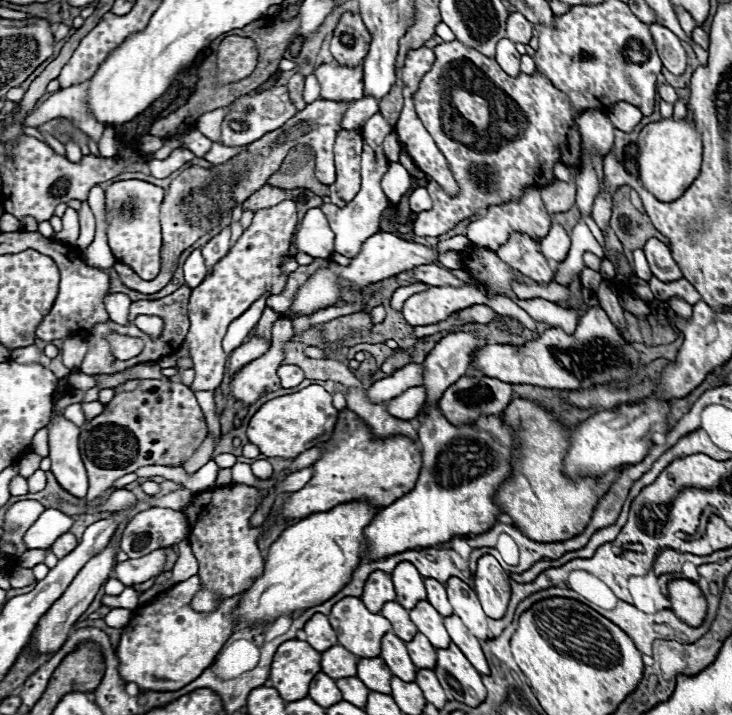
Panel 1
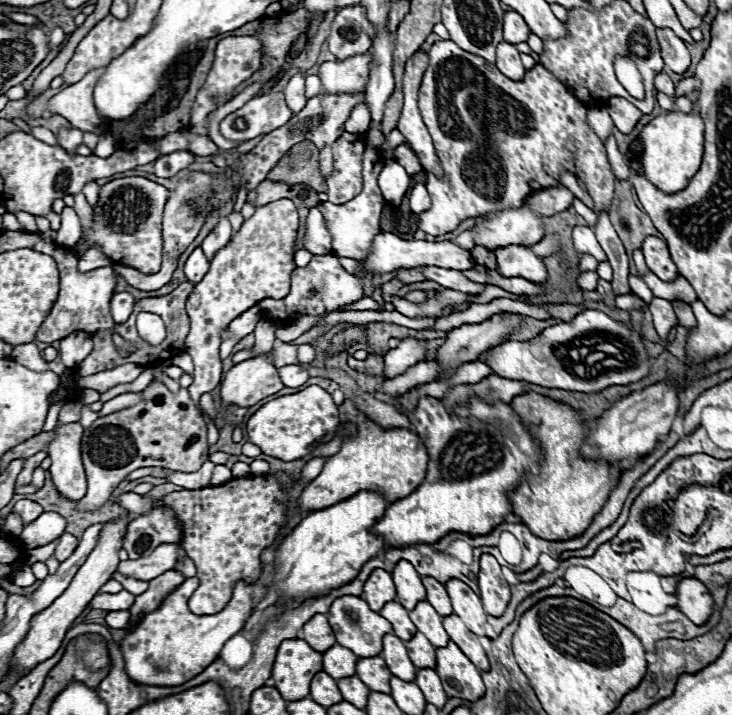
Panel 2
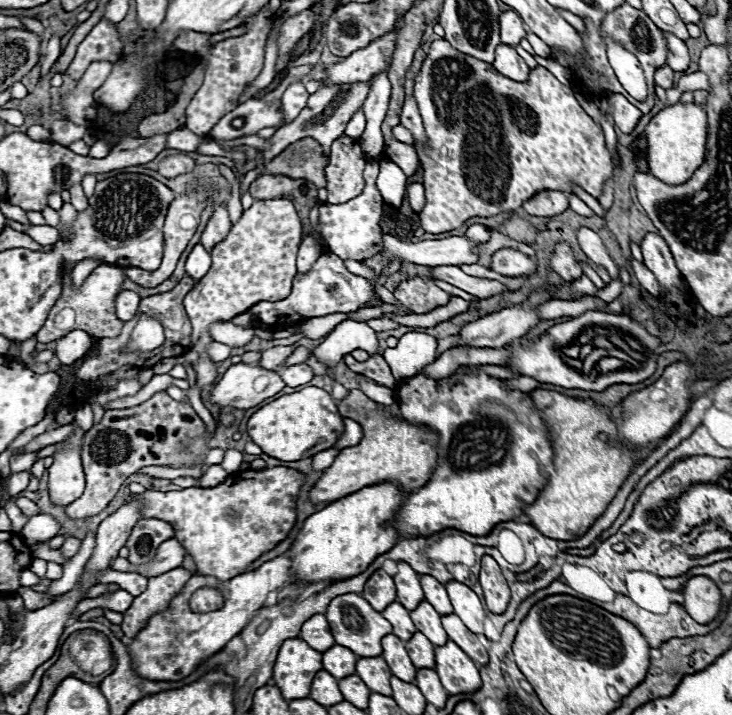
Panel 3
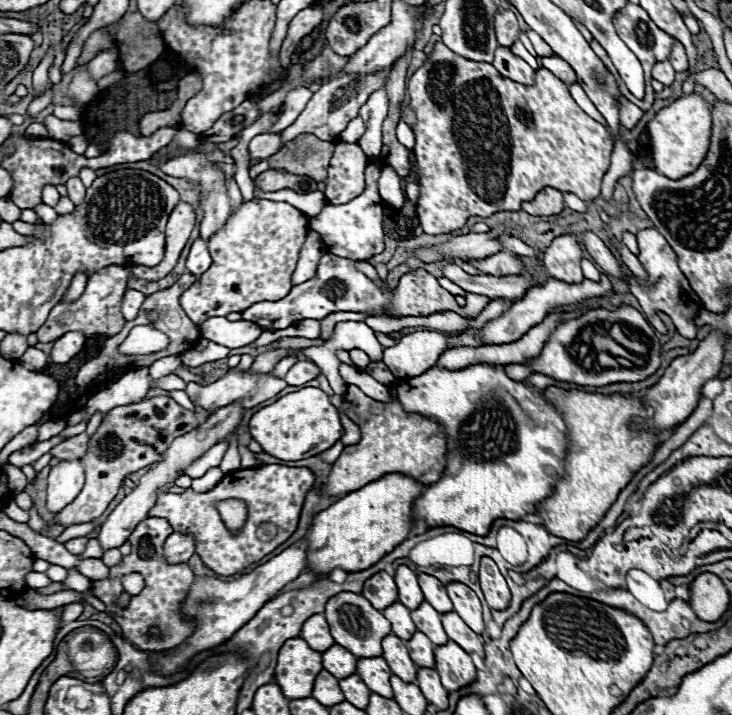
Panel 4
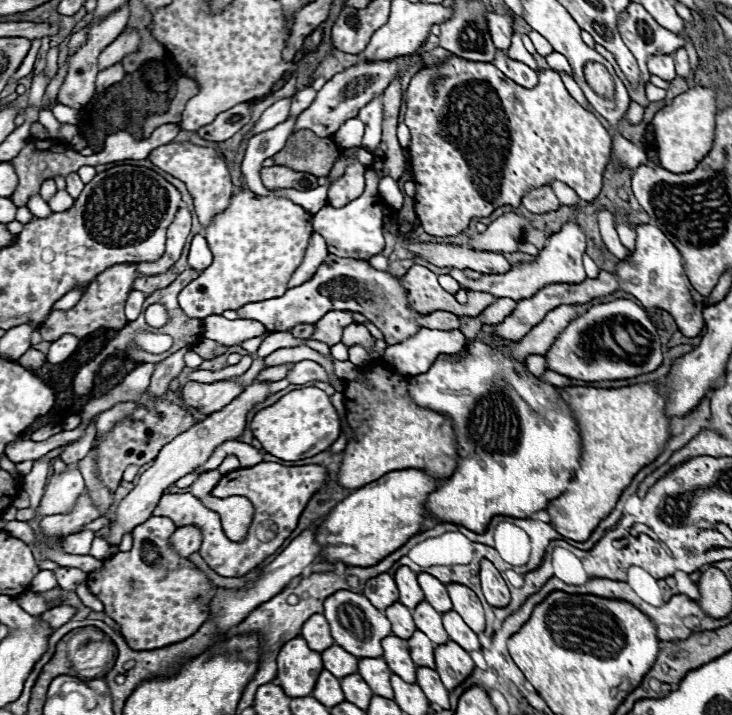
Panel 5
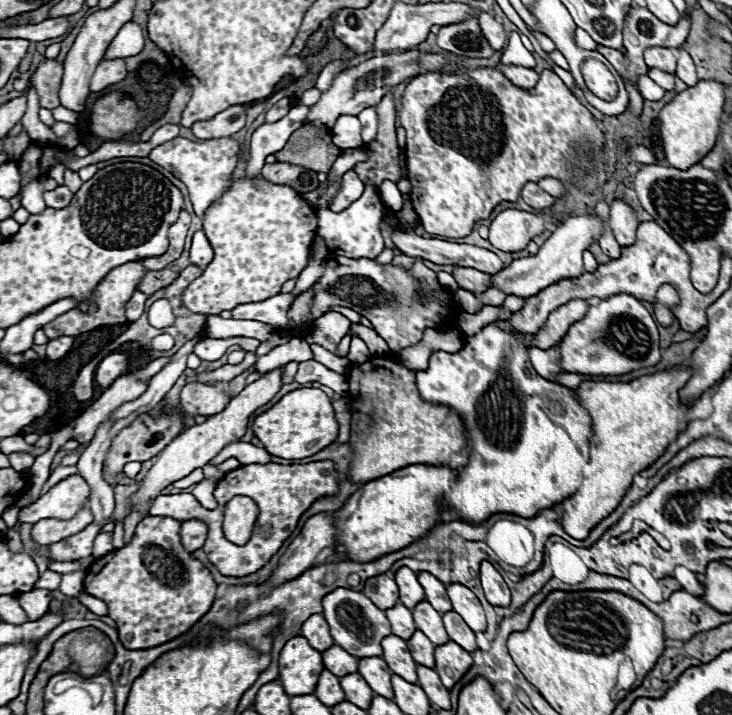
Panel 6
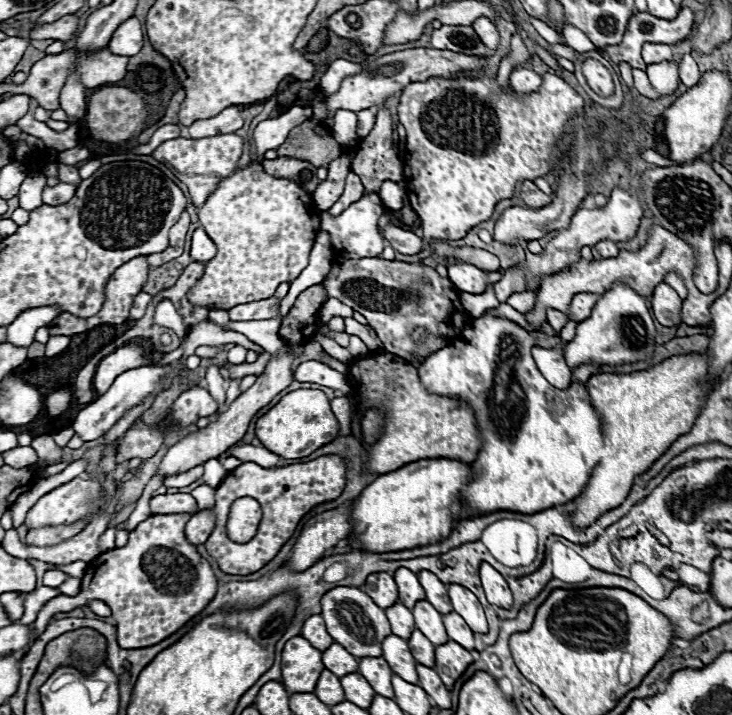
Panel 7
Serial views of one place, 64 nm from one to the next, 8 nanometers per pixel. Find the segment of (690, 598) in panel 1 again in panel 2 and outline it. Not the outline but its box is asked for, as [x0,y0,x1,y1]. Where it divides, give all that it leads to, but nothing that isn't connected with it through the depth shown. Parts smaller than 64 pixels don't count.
[676,578,712,624]

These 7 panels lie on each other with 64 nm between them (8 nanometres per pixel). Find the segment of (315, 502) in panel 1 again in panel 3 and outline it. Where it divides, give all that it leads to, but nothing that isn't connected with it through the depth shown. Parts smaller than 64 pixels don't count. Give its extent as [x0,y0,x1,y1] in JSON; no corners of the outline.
[308,388,436,504]

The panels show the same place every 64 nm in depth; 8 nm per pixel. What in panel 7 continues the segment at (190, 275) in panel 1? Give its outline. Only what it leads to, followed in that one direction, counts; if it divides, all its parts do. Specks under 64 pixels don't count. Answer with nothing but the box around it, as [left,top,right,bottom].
[190,228,216,264]

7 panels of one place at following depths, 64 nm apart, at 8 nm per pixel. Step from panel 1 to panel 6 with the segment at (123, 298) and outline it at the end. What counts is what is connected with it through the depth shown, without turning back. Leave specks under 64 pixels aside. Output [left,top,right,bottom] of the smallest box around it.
[126,292,146,322]

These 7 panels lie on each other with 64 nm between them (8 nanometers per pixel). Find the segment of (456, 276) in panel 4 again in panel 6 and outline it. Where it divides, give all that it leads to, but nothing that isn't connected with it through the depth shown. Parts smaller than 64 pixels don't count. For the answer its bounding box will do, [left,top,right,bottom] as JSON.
[488,216,602,298]

